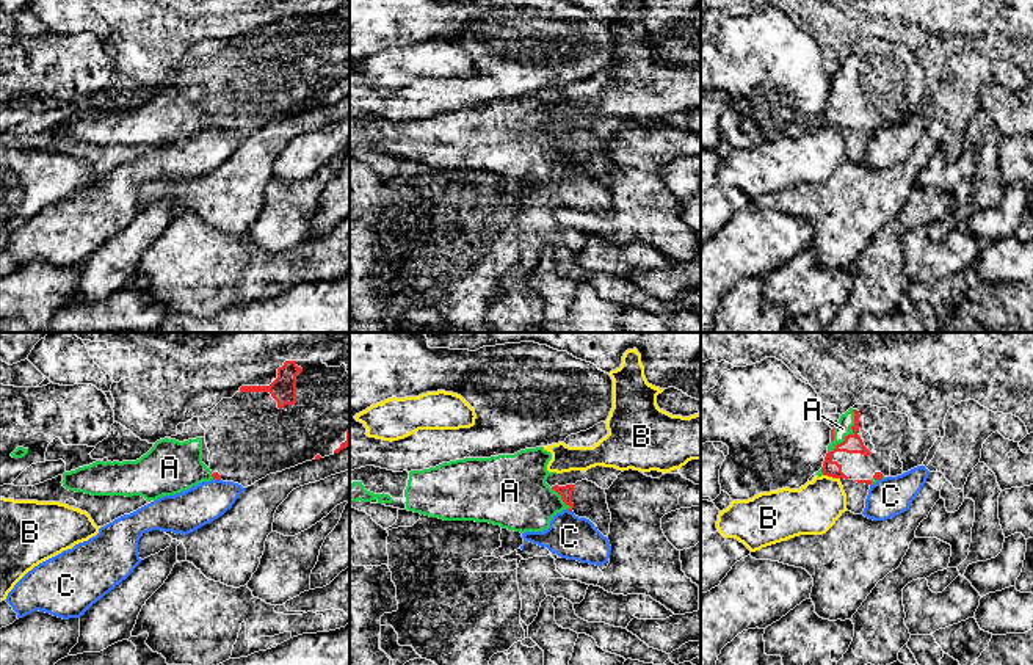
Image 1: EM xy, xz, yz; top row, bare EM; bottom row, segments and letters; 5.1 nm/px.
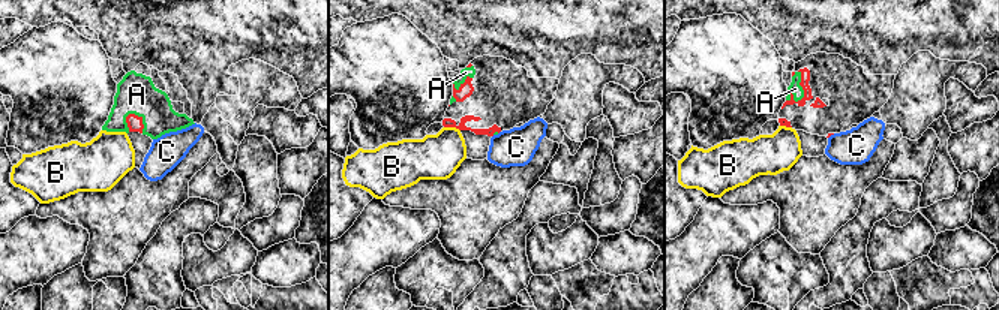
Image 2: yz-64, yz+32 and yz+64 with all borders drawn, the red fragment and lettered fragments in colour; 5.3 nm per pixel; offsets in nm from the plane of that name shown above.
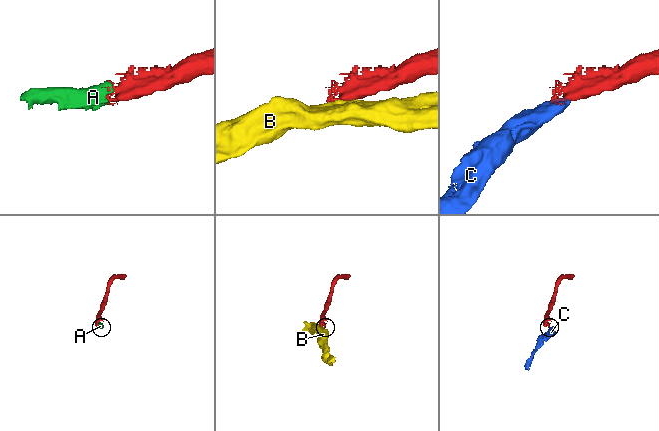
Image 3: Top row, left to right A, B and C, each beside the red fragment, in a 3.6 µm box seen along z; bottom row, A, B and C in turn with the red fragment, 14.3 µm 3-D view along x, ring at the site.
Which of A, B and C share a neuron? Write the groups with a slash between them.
A / B / C

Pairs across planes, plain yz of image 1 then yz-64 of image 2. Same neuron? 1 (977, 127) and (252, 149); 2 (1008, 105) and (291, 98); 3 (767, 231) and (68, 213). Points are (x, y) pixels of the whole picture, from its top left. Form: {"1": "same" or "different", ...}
{"1": "same", "2": "different", "3": "different"}

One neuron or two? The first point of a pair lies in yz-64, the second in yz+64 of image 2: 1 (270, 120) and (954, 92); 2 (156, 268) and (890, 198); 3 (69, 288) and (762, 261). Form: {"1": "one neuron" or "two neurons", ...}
{"1": "one neuron", "2": "one neuron", "3": "one neuron"}

